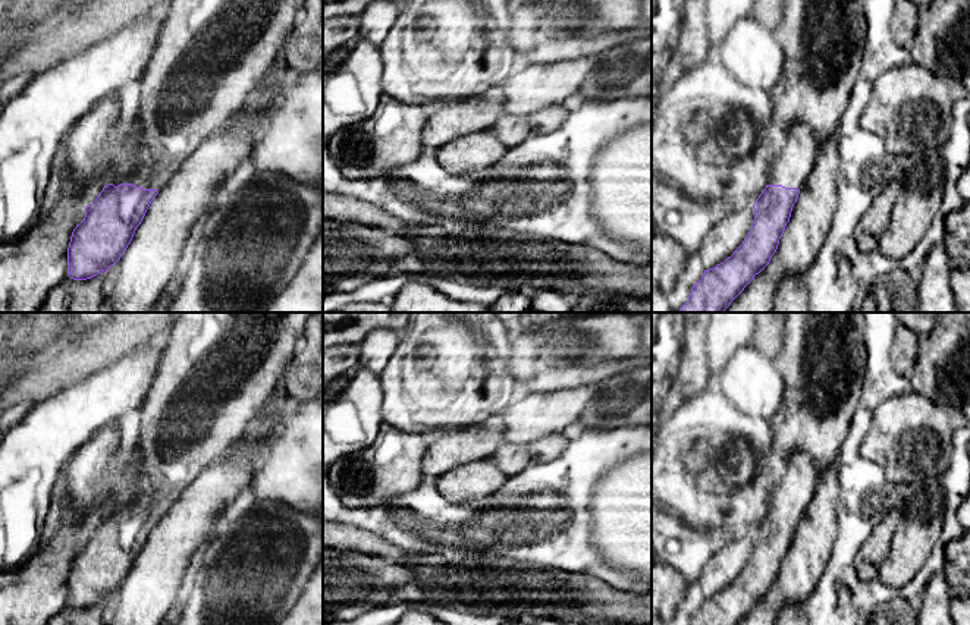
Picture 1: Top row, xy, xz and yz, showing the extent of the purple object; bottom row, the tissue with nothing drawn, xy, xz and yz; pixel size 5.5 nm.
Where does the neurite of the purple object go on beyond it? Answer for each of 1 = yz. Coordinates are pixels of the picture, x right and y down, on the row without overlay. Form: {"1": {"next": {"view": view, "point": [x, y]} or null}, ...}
{"1": {"next": {"view": "yz", "point": [794, 490]}}}

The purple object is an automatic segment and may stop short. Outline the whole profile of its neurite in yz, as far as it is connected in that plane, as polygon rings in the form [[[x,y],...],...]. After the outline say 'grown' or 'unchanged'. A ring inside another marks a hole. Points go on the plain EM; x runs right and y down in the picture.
[[[795,452],[769,497],[769,509],[754,537],[754,550],[743,572],[723,591],[704,599],[690,625],[738,625],[776,581],[800,518],[812,502],[819,471],[812,458]]]; grown

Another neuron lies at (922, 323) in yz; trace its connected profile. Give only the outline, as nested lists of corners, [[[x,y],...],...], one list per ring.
[[[894,312],[898,323],[913,330],[920,339],[927,336],[944,312]]]

